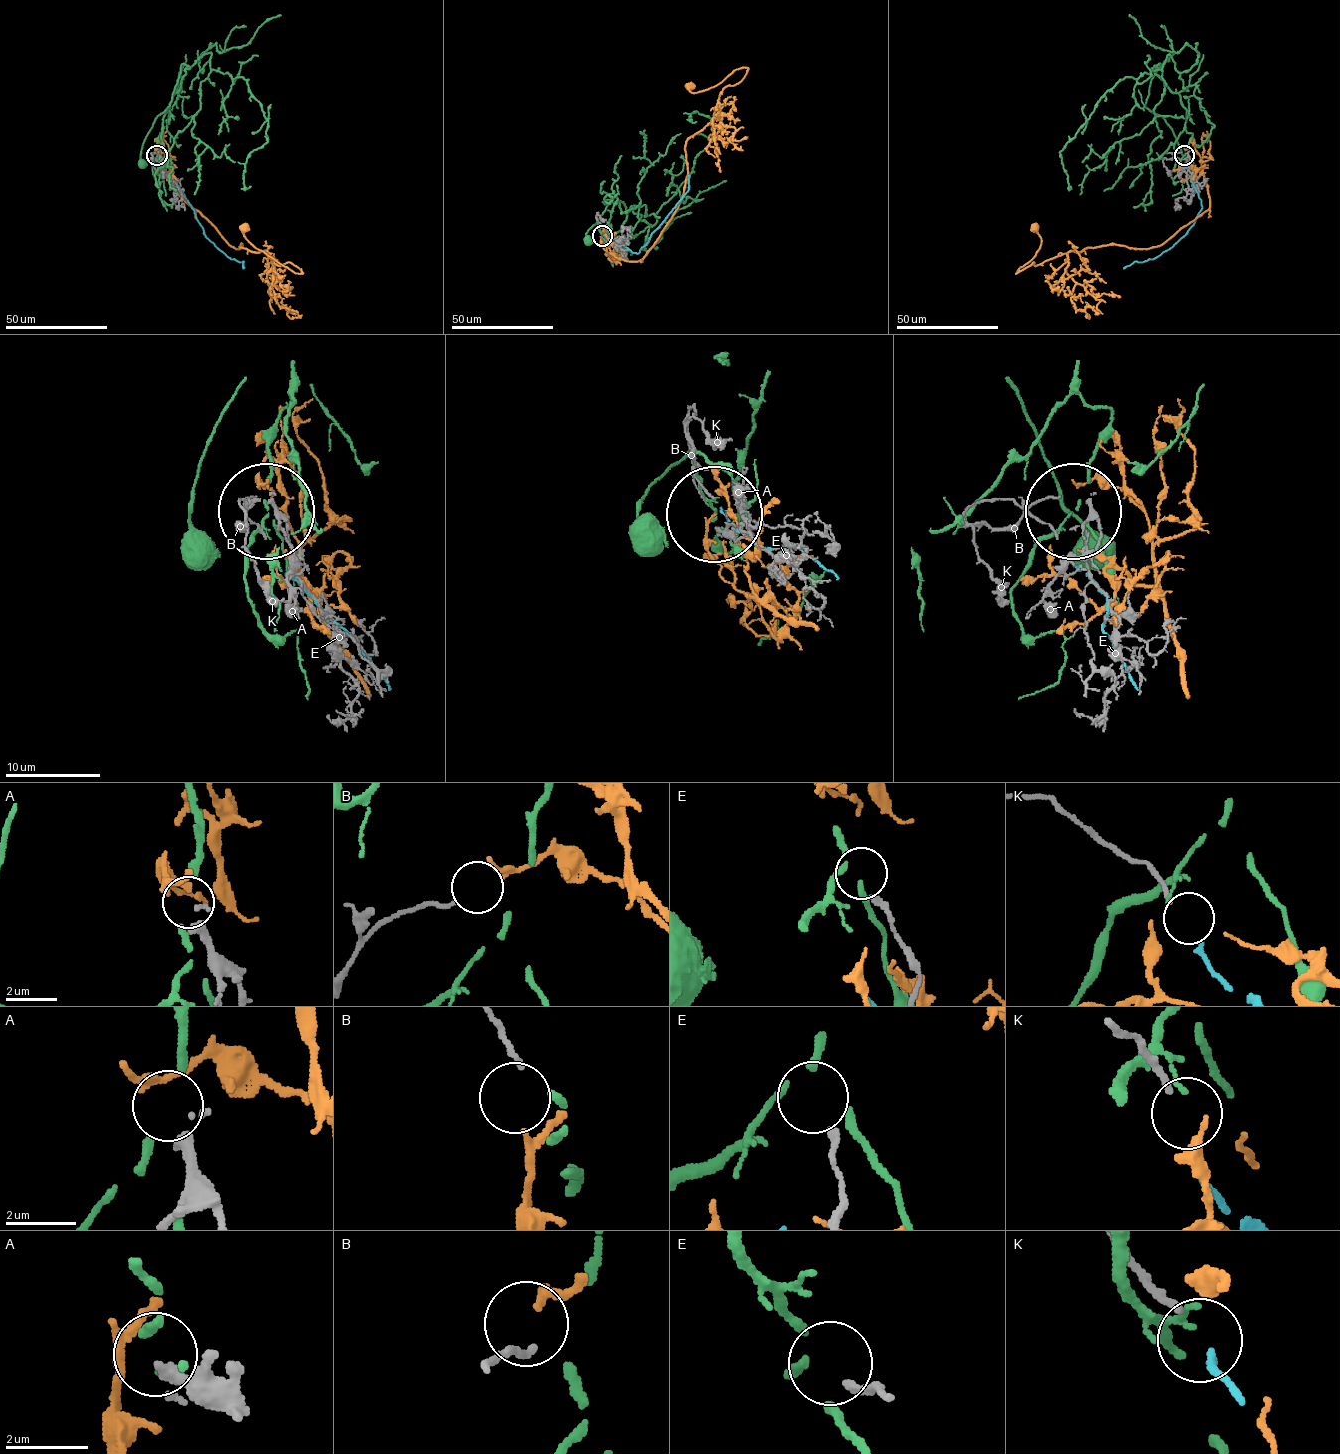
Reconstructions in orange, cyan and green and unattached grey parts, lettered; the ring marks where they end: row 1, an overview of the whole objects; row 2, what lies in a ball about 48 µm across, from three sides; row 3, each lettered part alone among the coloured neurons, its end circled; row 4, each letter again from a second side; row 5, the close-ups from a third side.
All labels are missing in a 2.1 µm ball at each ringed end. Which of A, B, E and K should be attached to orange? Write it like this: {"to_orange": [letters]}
{"to_orange": ["B"]}

